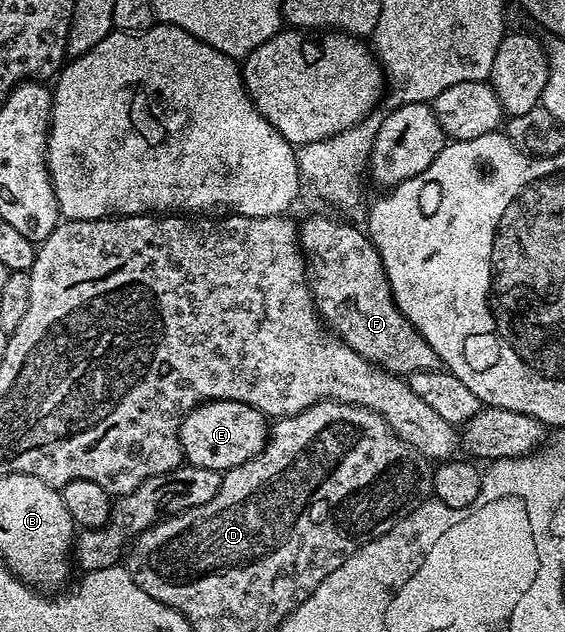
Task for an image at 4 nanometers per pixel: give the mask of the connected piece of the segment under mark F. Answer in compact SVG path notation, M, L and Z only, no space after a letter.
M310 216L306 221L301 221L302 255L306 257L310 293L314 296L314 306L319 316L335 336L340 337L352 350L356 350L356 354L378 368L383 368L385 372L409 378L413 372L435 371L440 364L436 350L396 306L380 254L369 235L361 227L358 228L353 228L342 220L333 220L330 216Z

